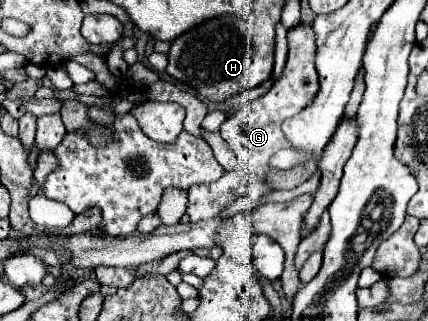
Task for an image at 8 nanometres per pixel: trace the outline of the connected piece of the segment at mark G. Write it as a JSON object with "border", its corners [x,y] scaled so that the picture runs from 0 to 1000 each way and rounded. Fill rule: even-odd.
{"border":[[[694,78],[675,90],[671,128],[675,128],[675,171],[671,171],[671,202],[661,215],[657,246],[638,259],[629,290],[591,308],[549,364],[544,358],[530,364],[530,377],[516,389],[516,427],[544,464],[554,489],[554,520],[540,533],[526,533],[521,551],[507,558],[502,570],[474,570],[474,576],[442,583],[437,670],[446,676],[451,695],[512,676],[563,607],[577,607],[591,632],[614,632],[619,614],[638,595],[633,576],[624,570],[624,545],[643,533],[629,514],[629,502],[652,464],[666,464],[680,452],[657,389],[666,371],[703,352],[703,340],[727,327],[745,290],[745,227],[736,215],[741,140],[736,140],[736,103],[727,78]]]}

